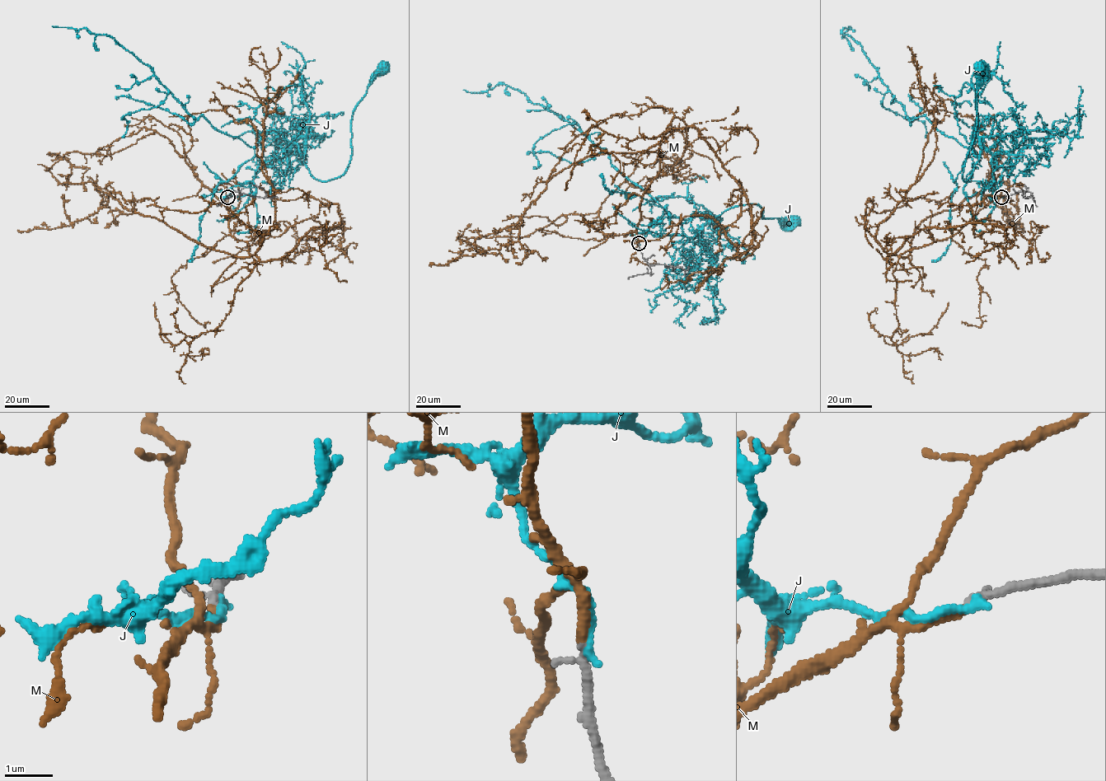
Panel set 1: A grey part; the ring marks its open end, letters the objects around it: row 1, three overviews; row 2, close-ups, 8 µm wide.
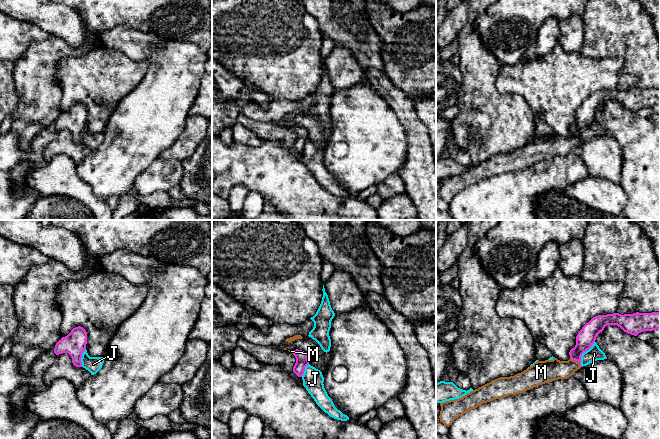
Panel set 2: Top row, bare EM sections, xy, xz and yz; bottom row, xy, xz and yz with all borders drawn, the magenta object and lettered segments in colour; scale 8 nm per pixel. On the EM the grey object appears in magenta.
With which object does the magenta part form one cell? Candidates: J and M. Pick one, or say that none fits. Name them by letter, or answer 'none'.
M

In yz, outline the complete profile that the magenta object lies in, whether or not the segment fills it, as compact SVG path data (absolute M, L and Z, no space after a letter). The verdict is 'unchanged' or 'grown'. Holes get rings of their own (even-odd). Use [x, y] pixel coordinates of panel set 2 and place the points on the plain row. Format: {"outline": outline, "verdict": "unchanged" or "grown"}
{"outline": "M660 88L595 92L578 108L576 121L570 126L568 137L560 137L555 133L552 136L538 136L521 149L497 154L459 175L440 179L440 198L449 203L456 194L483 179L523 169L547 158L569 154L582 143L582 130L591 124L597 111L607 101L617 101L624 108L637 112L644 107L660 105Z", "verdict": "grown"}

